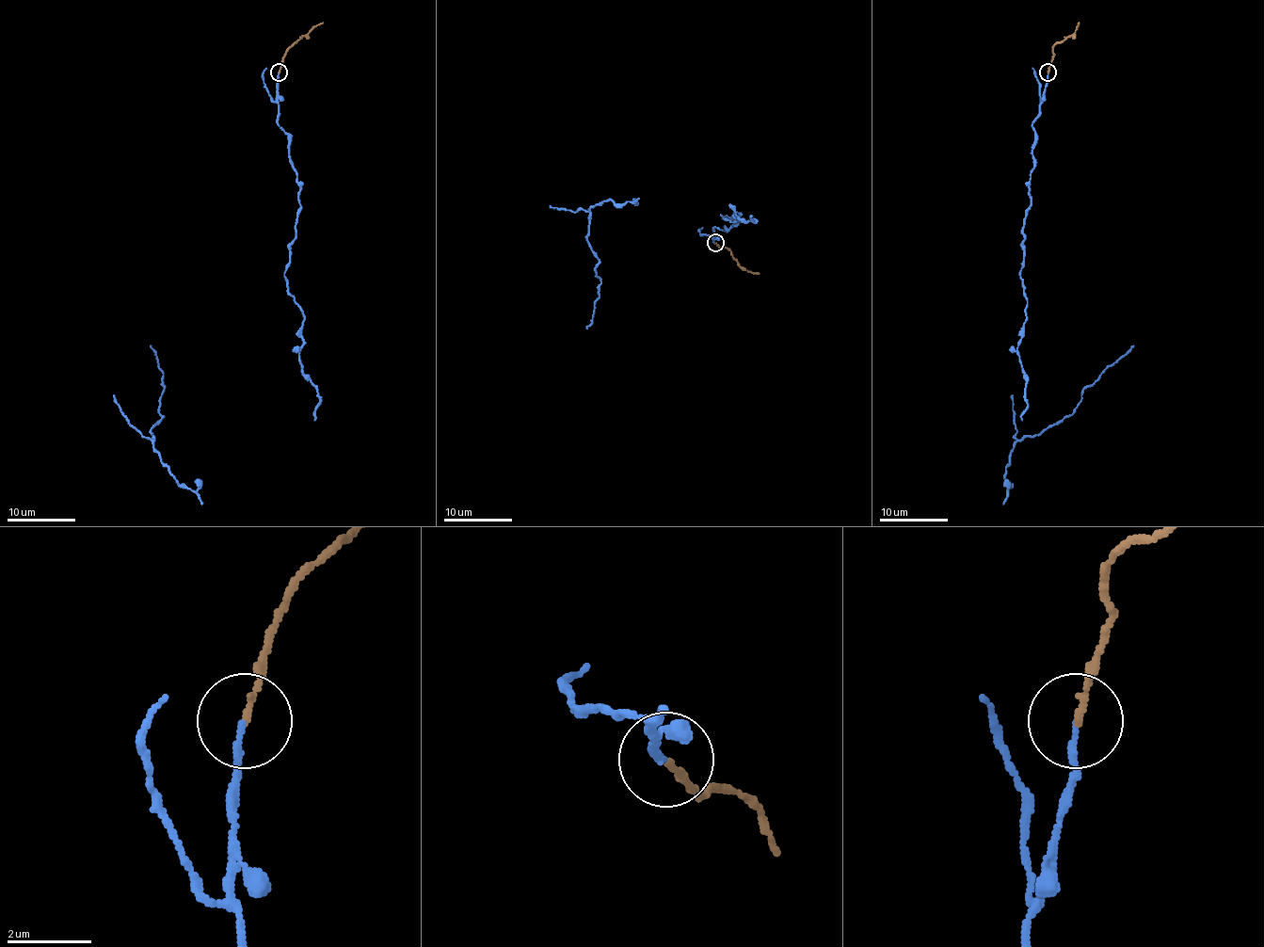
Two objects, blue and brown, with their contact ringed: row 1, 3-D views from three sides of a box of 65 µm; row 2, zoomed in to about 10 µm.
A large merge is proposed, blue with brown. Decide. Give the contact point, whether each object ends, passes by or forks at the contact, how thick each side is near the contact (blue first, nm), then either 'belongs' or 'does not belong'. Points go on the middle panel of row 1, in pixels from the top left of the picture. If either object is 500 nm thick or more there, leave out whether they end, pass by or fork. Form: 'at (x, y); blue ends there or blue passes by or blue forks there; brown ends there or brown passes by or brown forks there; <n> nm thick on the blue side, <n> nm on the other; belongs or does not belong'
at (715, 243); blue ends there; brown ends there; 130 nm thick on the blue side, 140 nm on the other; belongs

